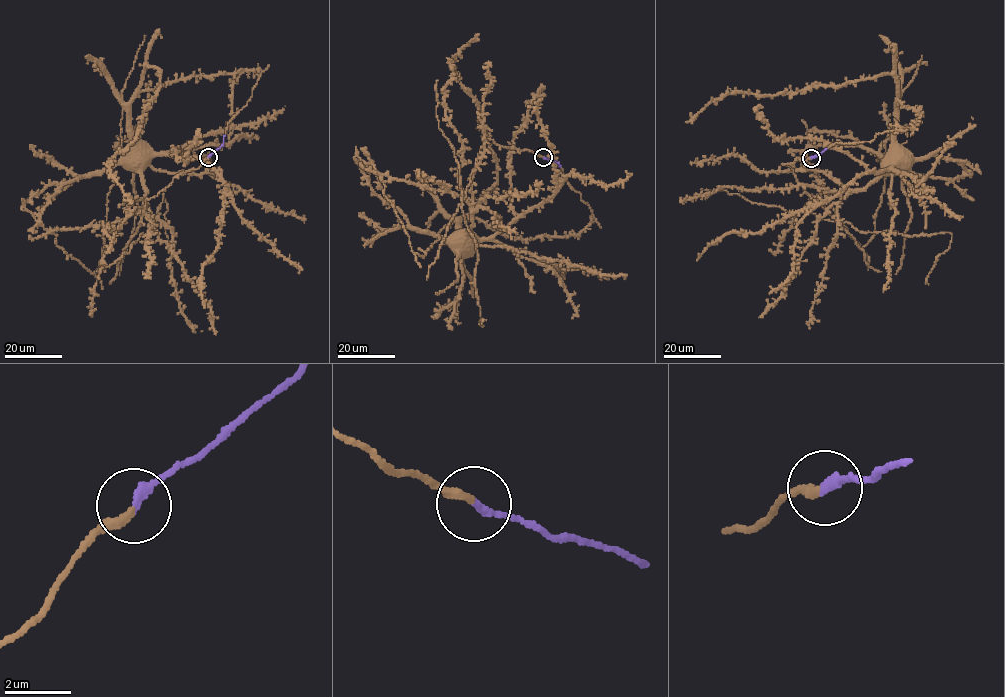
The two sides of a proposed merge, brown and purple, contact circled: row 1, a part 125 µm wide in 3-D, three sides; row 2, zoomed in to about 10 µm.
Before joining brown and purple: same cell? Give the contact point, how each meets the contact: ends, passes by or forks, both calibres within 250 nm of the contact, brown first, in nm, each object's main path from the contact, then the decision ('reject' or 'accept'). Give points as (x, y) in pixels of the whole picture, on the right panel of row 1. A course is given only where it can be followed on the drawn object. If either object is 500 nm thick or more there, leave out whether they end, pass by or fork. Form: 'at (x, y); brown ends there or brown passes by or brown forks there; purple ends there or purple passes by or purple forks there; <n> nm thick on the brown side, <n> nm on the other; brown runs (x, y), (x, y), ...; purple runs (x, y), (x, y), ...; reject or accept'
at (811, 158); brown ends there; purple ends there; 240 nm thick on the brown side, 260 nm on the other; brown runs (810, 157), (782, 163), (792, 167), (800, 184), (829, 190), (866, 188), (889, 167); purple runs (811, 157), (826, 149); accept

